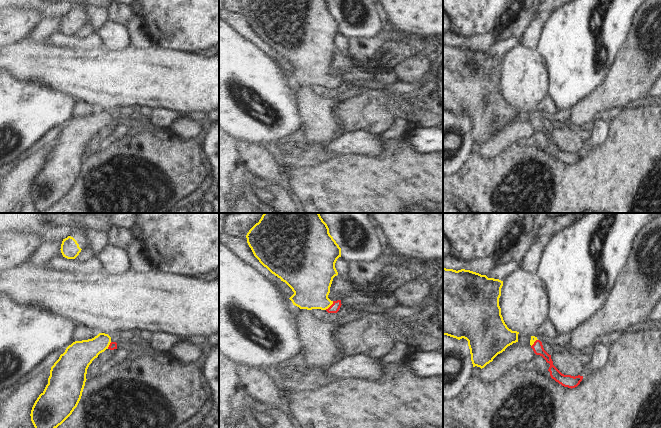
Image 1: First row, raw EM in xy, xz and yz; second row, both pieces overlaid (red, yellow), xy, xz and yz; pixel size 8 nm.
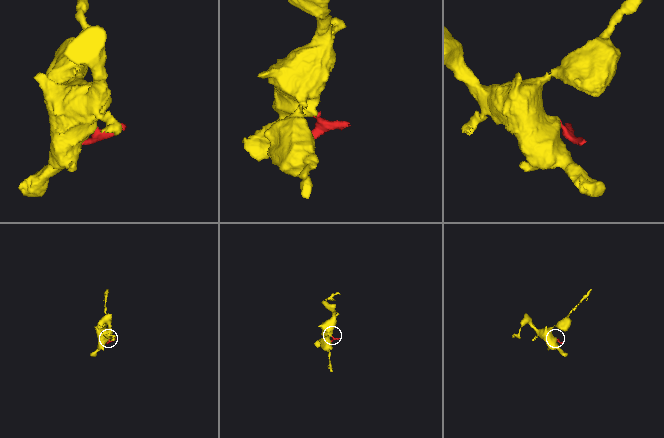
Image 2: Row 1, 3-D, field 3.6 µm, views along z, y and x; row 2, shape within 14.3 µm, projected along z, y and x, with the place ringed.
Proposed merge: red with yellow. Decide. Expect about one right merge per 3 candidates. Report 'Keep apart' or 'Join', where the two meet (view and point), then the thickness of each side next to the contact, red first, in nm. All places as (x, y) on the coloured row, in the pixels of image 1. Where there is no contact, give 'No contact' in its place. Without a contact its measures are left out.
Join. Touches red at xz (330, 306). Thickness 80 nm (red) against 320 nm

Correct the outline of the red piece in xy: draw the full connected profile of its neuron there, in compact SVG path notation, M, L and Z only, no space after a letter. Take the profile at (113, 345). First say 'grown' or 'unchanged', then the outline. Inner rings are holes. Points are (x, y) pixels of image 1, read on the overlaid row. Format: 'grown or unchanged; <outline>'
grown; M105 333L66 348L51 367L48 384L32 407L35 428L57 428L72 414L81 399L89 365L106 349L117 349L117 343Z

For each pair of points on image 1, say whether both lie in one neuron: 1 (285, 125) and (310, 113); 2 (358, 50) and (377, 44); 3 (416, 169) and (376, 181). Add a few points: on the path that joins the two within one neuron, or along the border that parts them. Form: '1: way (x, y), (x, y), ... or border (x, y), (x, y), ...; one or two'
1: border (297, 94), (304, 128); two
2: way (363, 50), (372, 49); one
3: way (406, 177), (400, 177), (394, 181), (386, 181); one

